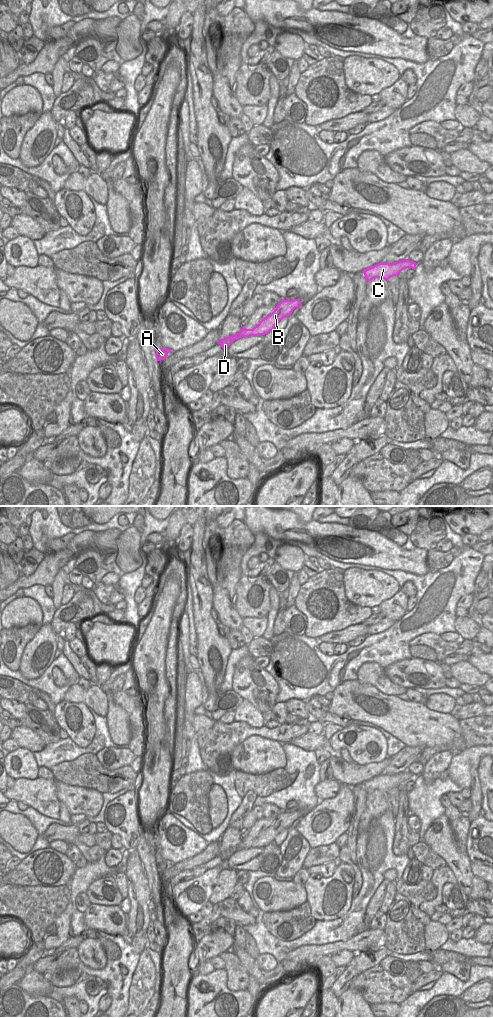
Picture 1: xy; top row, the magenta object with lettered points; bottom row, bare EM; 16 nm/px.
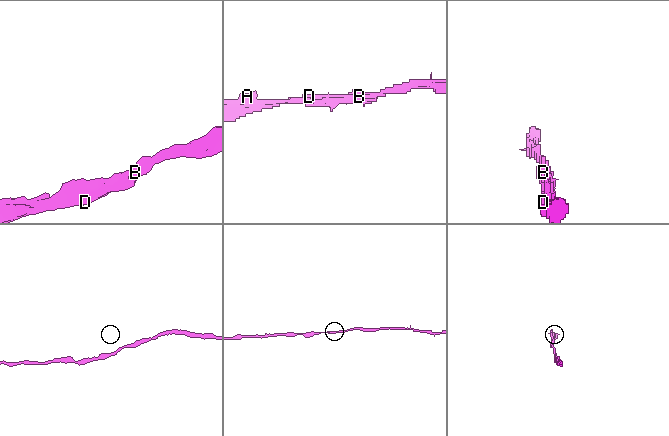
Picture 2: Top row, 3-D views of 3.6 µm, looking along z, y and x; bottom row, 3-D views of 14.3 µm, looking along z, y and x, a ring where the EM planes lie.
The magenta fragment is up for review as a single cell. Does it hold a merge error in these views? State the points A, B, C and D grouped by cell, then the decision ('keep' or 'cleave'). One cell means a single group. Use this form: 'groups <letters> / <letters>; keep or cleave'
groups A B C D; keep

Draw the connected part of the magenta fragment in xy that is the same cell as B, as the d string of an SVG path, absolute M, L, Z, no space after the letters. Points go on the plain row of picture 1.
M299 811L294 812L282 812L274 821L274 823L266 830L262 831L257 838L253 841L246 841L244 838L241 843L236 847L231 847L225 851L219 851L219 855L223 861L228 859L237 851L242 849L265 847L270 843L274 843L275 837L283 830L289 829L295 820L300 819L301 813Z

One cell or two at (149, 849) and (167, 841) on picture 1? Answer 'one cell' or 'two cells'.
two cells

